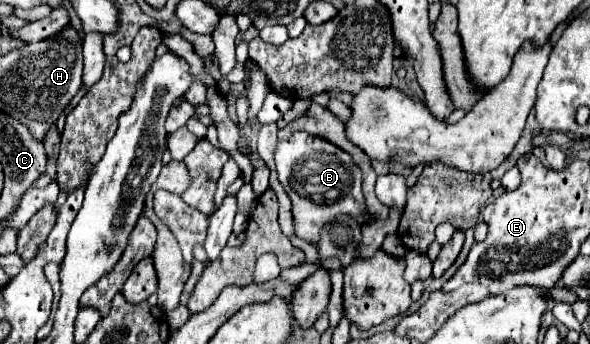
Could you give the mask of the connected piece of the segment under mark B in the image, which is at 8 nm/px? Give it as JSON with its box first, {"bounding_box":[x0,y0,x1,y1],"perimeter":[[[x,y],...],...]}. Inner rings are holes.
{"bounding_box":[275,132,367,244],"perimeter":[[[295,132],[291,140],[277,144],[275,162],[279,182],[291,198],[295,234],[301,240],[319,244],[321,228],[325,224],[331,224],[339,214],[349,214],[359,224],[367,222],[361,168],[357,168],[353,158],[335,144],[329,144],[319,136],[309,136],[307,132]]]}

